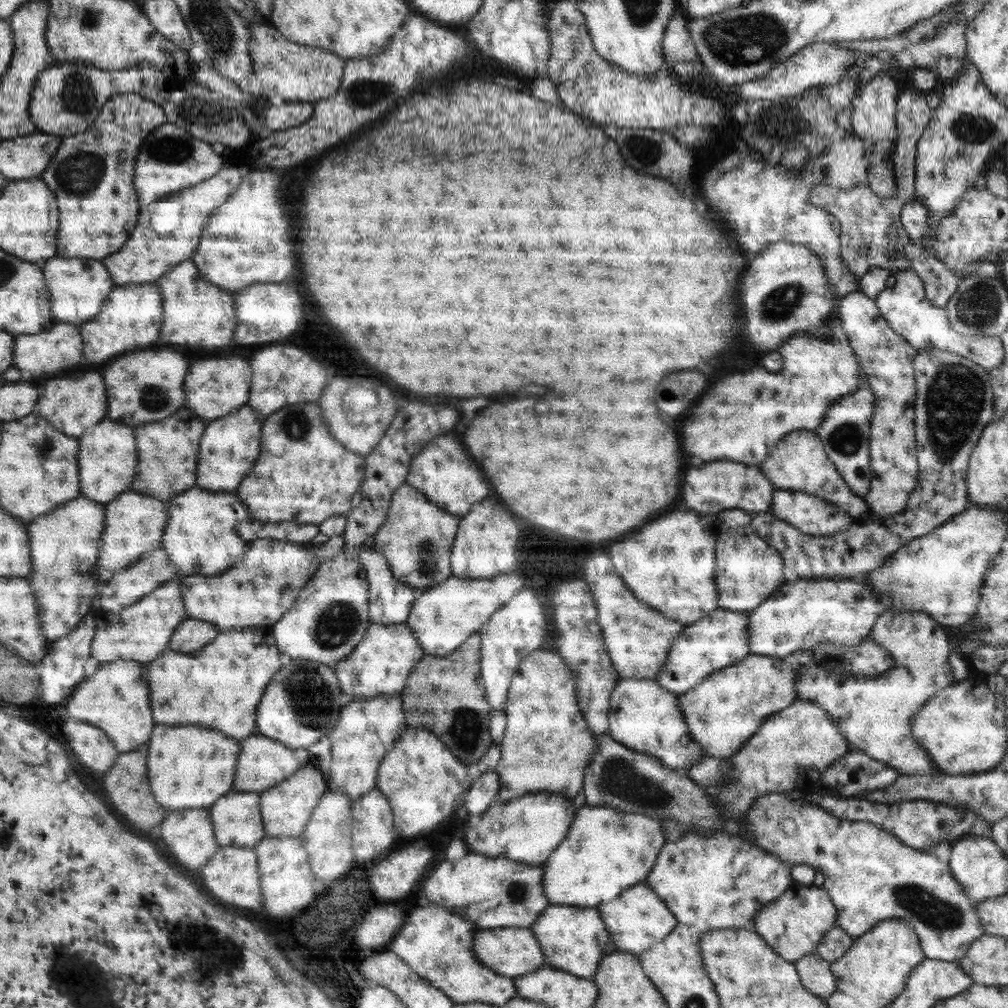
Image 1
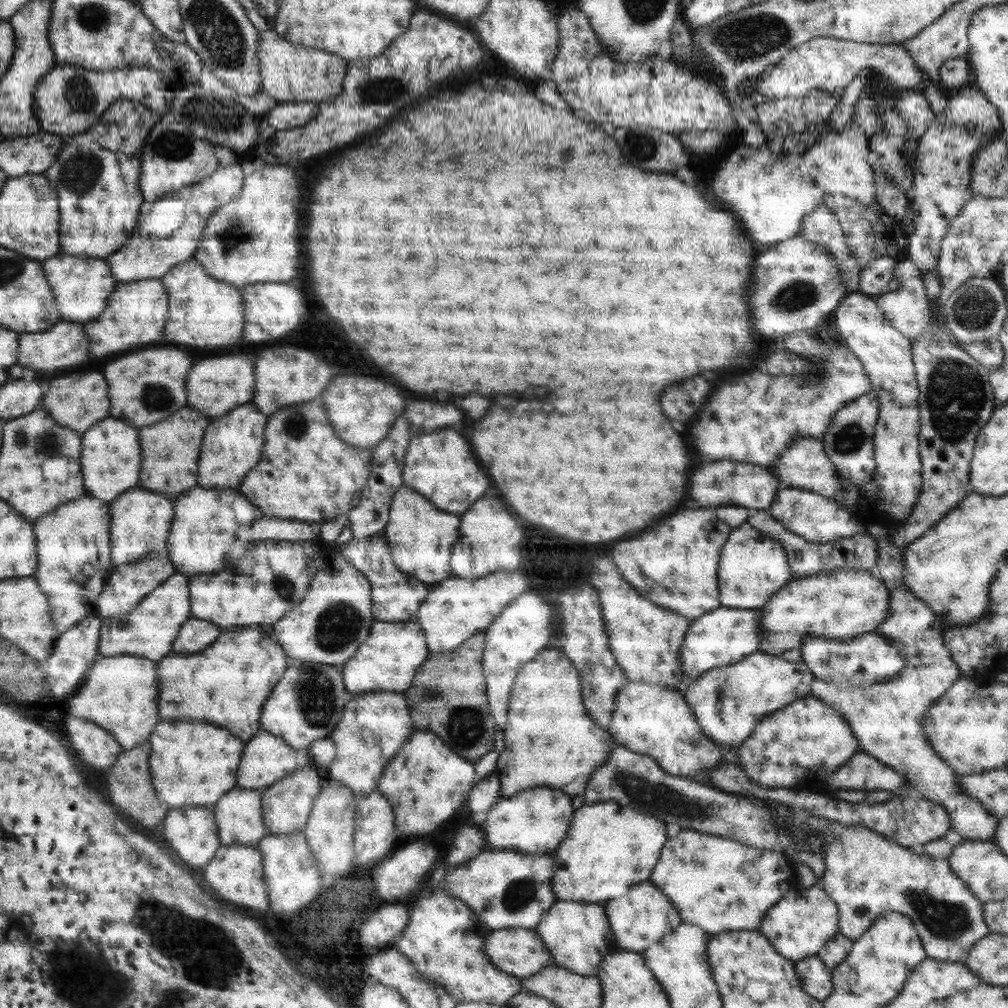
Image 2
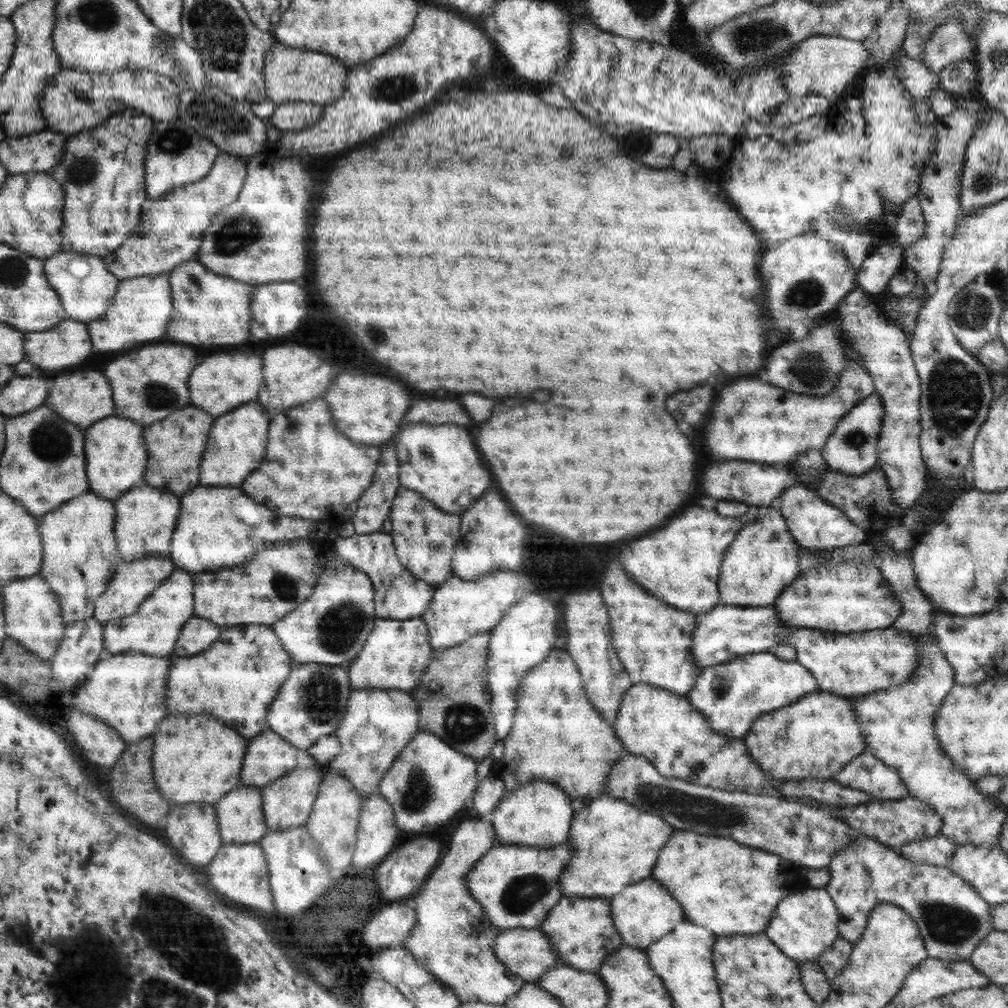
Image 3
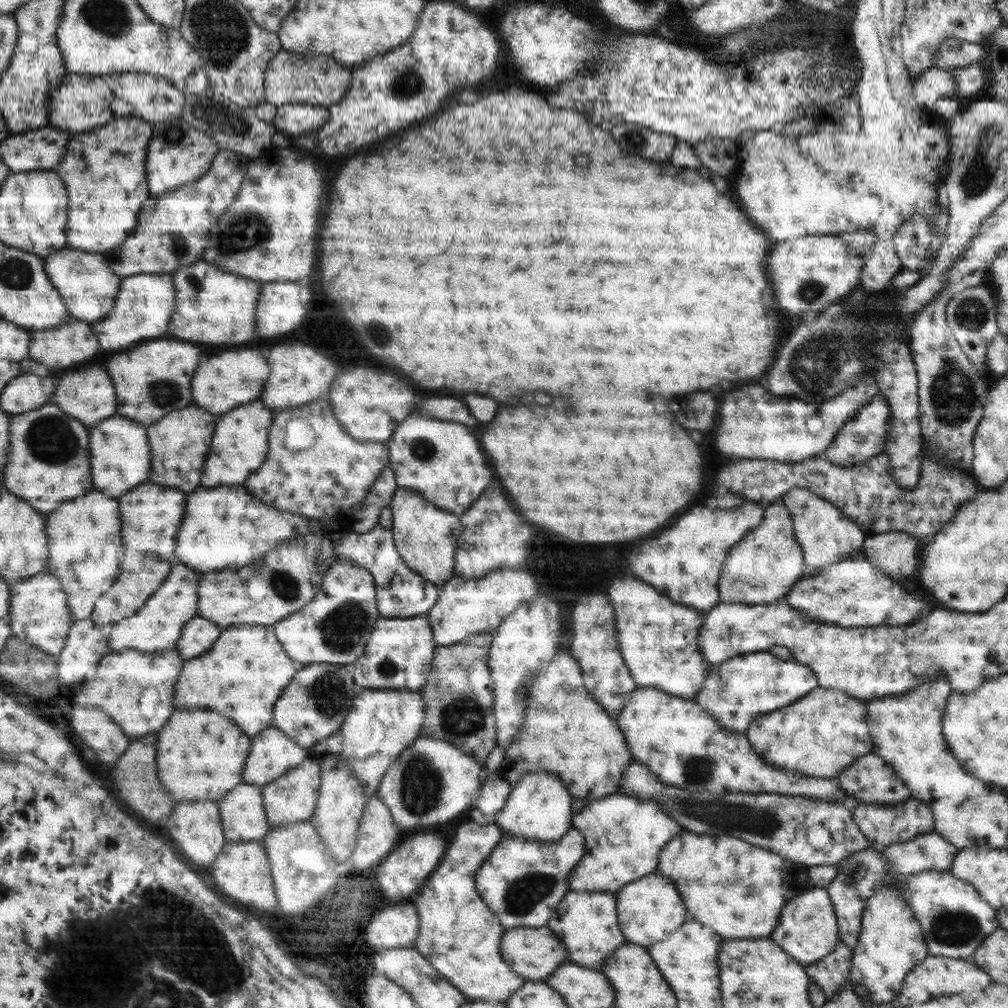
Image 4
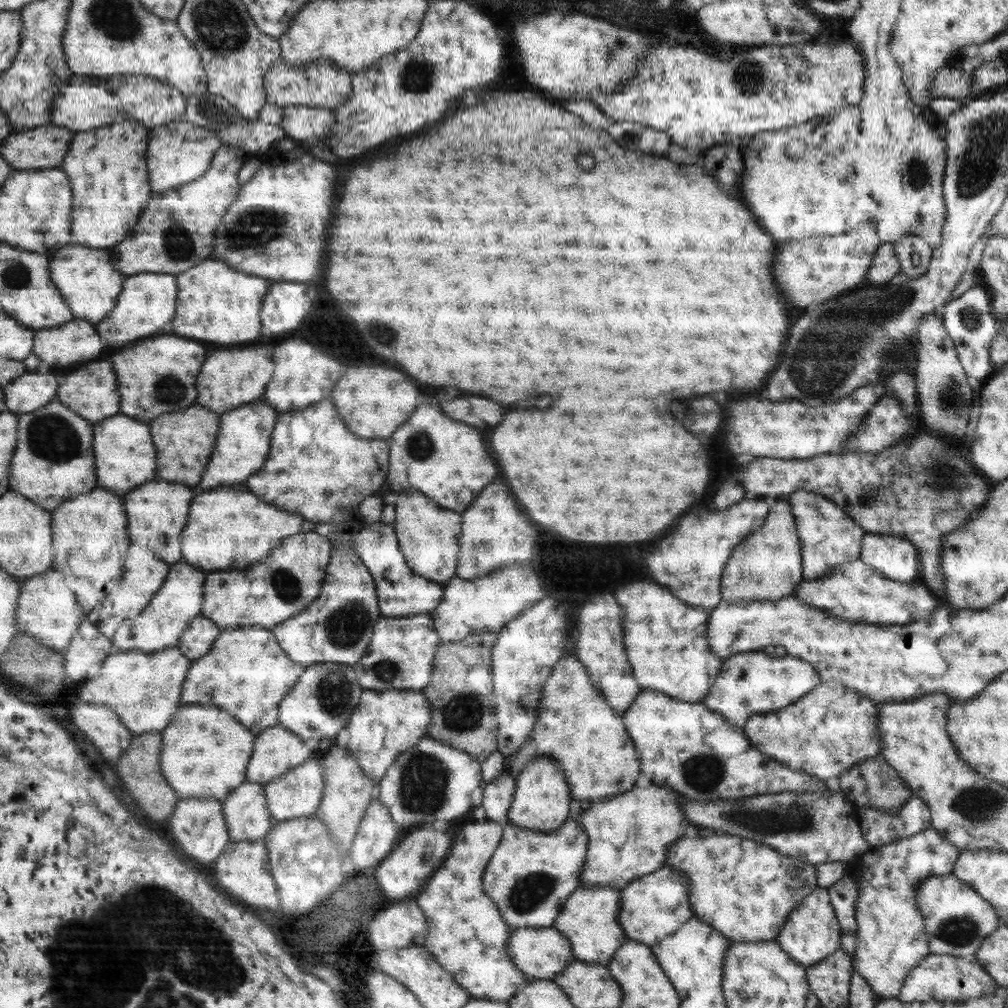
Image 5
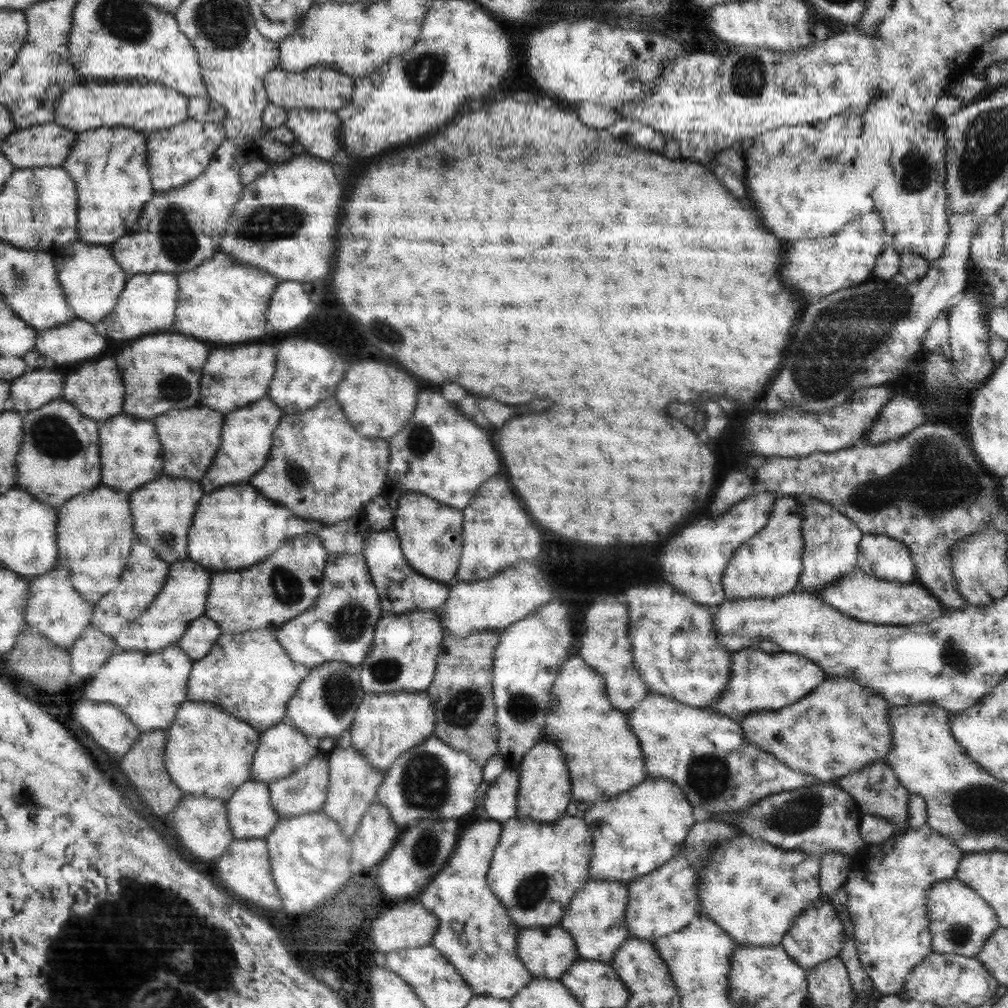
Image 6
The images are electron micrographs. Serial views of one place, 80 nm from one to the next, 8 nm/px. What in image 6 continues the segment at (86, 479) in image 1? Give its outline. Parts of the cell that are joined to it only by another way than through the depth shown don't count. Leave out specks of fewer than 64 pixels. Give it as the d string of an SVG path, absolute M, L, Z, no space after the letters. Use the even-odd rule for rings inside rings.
M120 413L109 420L97 421L96 428L99 434L101 484L129 496L133 490L162 474L161 445L149 421Z

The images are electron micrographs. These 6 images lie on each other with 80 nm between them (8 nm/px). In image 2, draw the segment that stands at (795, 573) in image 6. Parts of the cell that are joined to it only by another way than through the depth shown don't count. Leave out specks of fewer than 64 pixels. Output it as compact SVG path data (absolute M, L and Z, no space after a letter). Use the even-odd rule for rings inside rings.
M745 522L732 528L727 540L721 545L716 577L721 606L759 609L774 592L794 576L789 568L788 556L780 542L758 532Z

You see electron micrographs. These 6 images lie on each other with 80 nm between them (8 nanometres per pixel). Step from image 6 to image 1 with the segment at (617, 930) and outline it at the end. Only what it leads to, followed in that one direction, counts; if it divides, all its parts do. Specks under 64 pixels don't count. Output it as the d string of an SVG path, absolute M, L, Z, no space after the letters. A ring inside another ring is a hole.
M548 904L528 928L541 947L541 954L543 954L546 966L553 969L561 969L579 978L590 979L594 975L599 962L606 955L617 952L595 907Z

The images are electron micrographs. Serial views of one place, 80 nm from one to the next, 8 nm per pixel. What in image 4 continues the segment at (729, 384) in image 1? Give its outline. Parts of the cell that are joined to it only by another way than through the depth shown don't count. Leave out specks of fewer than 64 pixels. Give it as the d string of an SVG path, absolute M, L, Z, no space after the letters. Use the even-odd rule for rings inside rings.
M868 372L857 379L854 386L846 388L833 398L821 402L805 402L787 396L771 396L770 392L759 392L759 386L741 386L733 392L727 392L719 404L717 412L717 426L715 426L715 448L721 454L739 459L763 459L775 462L796 463L803 459L819 457L830 446L837 431L846 422L853 419L853 415L861 407L865 407L869 399L878 392L878 386L873 376Z

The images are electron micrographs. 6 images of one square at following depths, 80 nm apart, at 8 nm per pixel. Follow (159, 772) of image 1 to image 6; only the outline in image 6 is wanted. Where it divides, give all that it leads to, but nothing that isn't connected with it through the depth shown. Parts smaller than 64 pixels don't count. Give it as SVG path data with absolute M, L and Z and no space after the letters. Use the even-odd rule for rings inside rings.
M185 700L179 705L168 728L164 767L181 792L225 802L240 784L251 780L251 761L258 732L245 721L231 716L217 705Z

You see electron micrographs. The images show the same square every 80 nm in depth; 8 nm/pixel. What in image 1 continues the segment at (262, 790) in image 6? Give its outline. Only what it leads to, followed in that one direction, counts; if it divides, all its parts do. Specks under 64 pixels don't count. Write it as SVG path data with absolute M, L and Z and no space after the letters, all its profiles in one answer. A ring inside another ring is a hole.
M233 788L207 808L219 847L252 849L264 836L258 793Z

